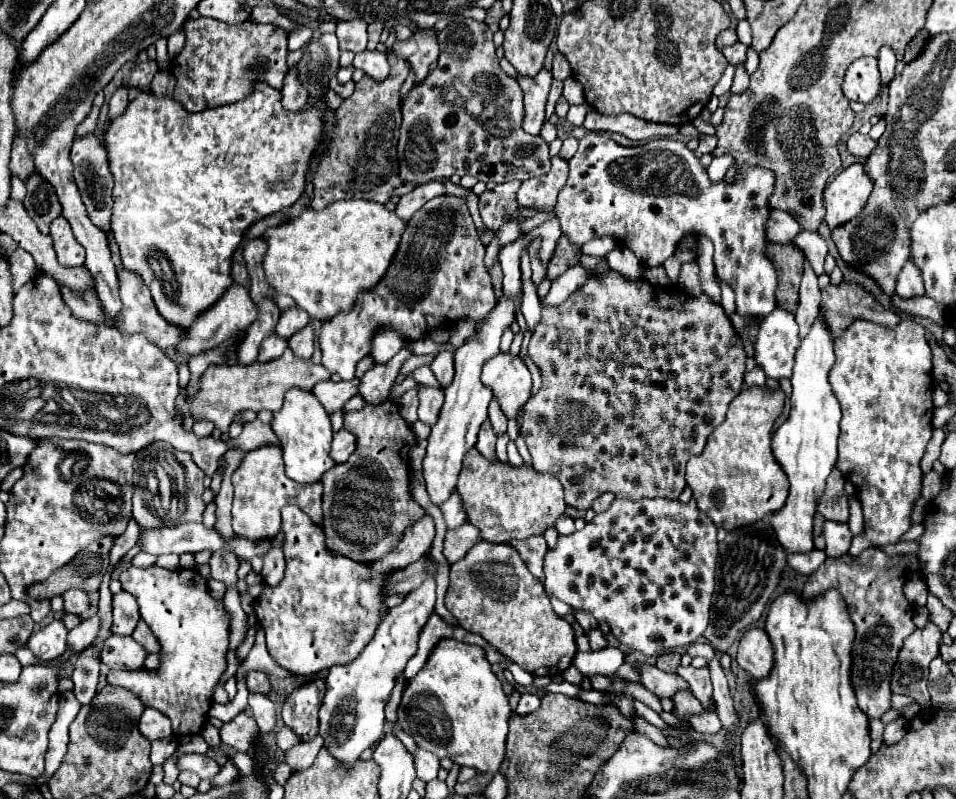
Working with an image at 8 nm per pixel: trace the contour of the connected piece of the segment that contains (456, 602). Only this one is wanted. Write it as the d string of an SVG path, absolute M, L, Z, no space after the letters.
M479 541L461 561L453 563L445 607L463 629L481 635L497 653L531 675L557 677L573 663L577 653L571 625L555 615L543 585L529 573L519 553L509 545Z

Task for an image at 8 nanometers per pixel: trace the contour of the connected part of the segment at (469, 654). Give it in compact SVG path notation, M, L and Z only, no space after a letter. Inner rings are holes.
M455 639L437 643L425 669L413 677L397 709L399 727L415 739L421 749L437 757L449 757L455 765L473 767L479 775L495 775L505 759L505 739L511 719L509 701L493 675L481 647Z

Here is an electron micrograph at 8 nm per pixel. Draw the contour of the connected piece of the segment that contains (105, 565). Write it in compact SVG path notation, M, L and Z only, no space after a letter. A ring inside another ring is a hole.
M103 537L83 549L69 565L57 569L57 573L51 573L49 579L35 583L27 589L27 595L31 599L51 599L55 595L63 595L71 587L85 589L87 593L93 593L99 589L103 575L109 569L109 551L113 545L113 537Z

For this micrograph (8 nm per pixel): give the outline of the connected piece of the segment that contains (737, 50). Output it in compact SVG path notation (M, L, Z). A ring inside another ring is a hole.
M735 43L731 47L723 47L723 55L727 57L727 61L731 65L739 65L745 61L745 53L747 53L747 45L743 43Z

